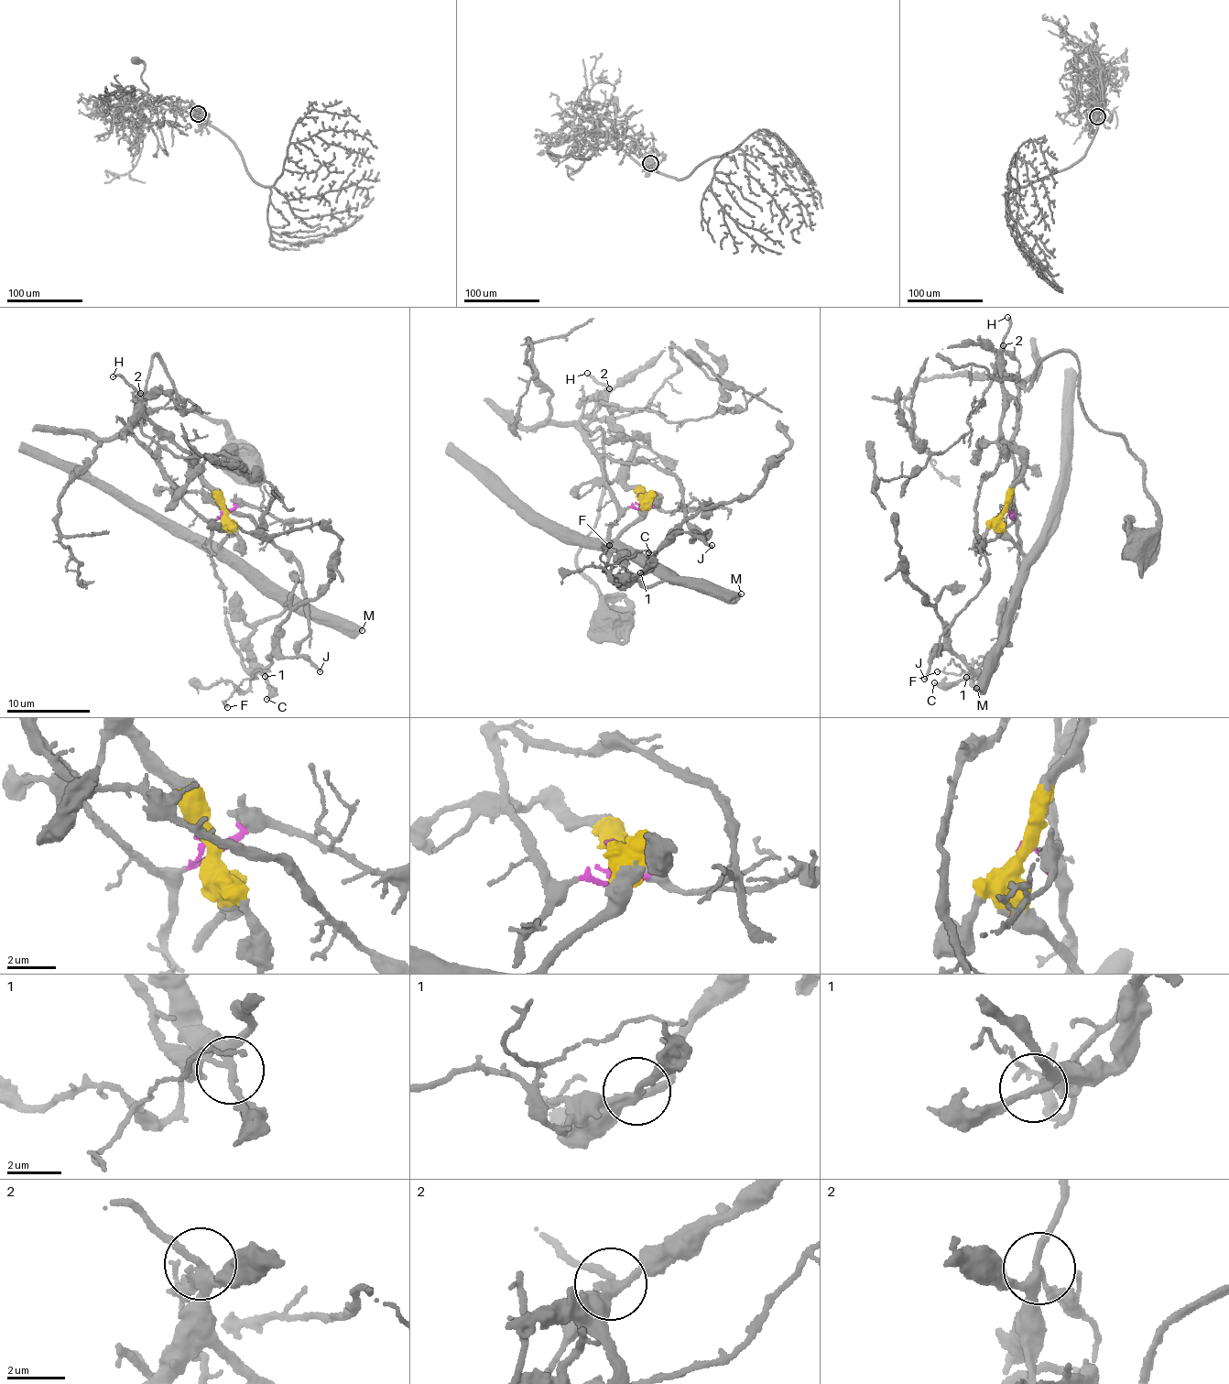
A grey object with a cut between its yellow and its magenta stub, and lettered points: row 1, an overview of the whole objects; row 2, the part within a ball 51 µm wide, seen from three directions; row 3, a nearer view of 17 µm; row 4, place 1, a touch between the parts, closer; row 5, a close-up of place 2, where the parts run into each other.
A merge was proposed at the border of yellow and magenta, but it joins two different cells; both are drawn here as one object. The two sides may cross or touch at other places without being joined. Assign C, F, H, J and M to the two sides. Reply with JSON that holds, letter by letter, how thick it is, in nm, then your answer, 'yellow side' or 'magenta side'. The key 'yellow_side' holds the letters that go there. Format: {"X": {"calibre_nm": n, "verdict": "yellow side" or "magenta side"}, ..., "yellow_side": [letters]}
{"C": {"calibre_nm": 240, "verdict": "yellow side"}, "F": {"calibre_nm": 140, "verdict": "magenta side"}, "H": {"calibre_nm": 180, "verdict": "yellow side"}, "J": {"calibre_nm": 200, "verdict": "yellow side"}, "M": {"calibre_nm": 550, "verdict": "yellow side"}, "yellow_side": ["C", "H", "J", "M"]}

